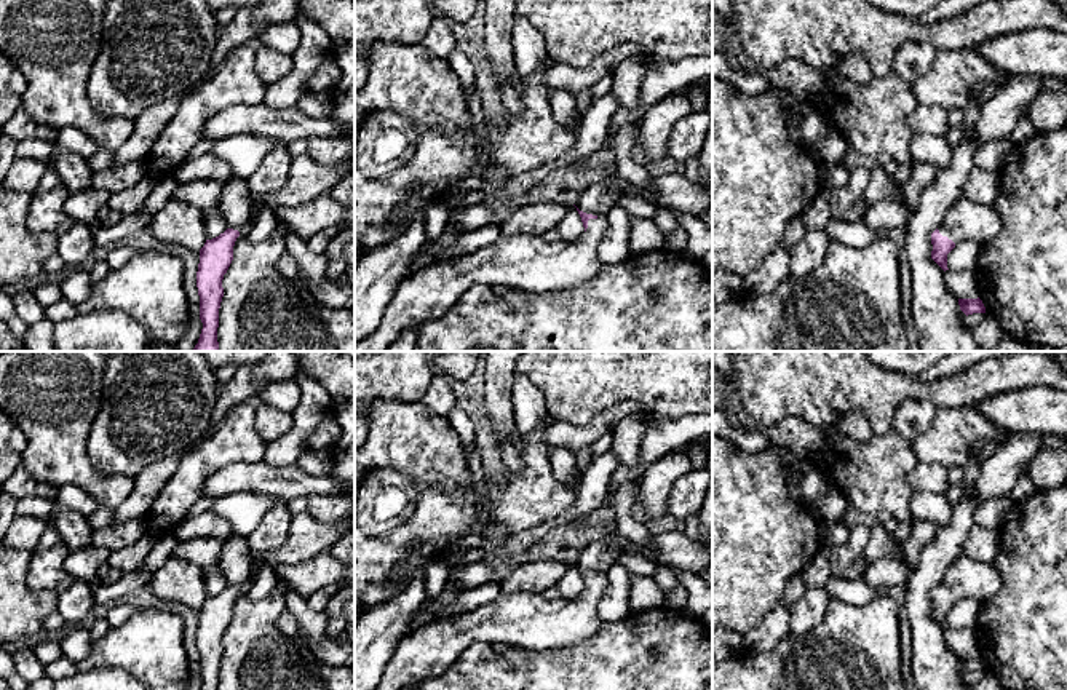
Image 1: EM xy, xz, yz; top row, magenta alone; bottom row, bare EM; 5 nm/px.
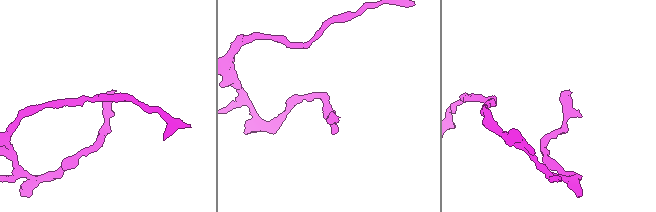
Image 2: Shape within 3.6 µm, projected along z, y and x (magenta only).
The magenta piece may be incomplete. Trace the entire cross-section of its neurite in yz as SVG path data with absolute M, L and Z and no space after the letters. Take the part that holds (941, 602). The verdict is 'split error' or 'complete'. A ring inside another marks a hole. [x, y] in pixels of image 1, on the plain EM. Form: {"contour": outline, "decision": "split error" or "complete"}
{"contour": "M962 553L931 591L931 617L946 629L947 612L957 601L976 599L982 605L1000 588L1002 577L992 562L979 562Z", "decision": "split error"}

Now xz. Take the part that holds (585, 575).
{"contour": "M577 569L585 589L575 599L548 601L538 593L502 594L457 618L417 625L399 640L372 690L403 690L438 677L473 642L541 652L593 637L602 625L597 609L607 578Z", "decision": "split error"}

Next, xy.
{"contour": "M251 561L249 580L244 586L227 586L212 597L206 597L200 607L200 621L196 629L196 645L200 653L201 690L217 690L219 666L224 655L222 637L233 618L233 604L238 594L246 593L256 572Z", "decision": "split error"}

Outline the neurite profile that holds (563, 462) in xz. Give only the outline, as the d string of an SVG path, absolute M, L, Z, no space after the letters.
M559 447L551 450L548 458L557 482L577 494L580 489L580 482L577 481L580 468L577 466L575 454L565 447Z

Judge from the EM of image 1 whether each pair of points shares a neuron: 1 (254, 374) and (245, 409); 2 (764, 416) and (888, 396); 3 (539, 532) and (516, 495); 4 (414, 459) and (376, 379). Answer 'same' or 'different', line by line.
1: different
2: same
3: different
4: different

